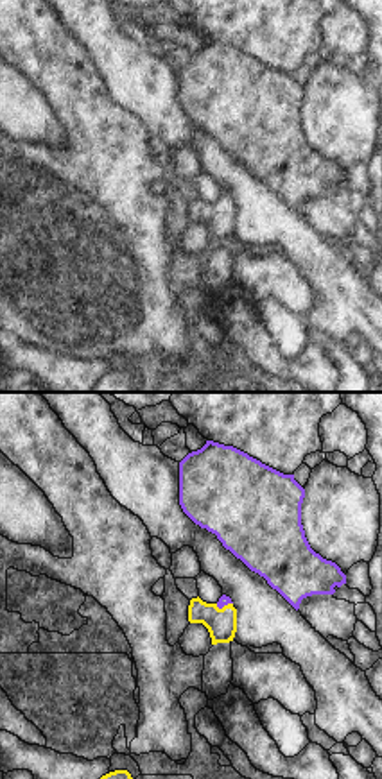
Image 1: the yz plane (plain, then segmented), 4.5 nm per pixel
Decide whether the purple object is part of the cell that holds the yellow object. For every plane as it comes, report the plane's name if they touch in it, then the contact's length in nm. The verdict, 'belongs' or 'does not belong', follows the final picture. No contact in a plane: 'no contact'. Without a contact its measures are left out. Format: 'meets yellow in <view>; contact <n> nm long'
meets yellow in yz; contact 80 nm long

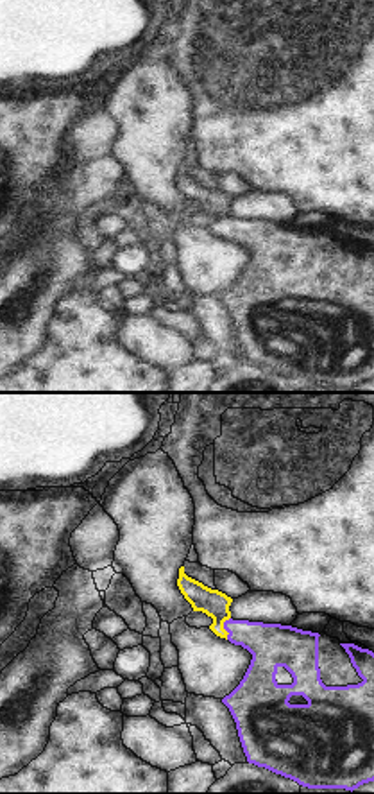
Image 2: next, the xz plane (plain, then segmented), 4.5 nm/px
meets yellow in xz; contact 110 nm long

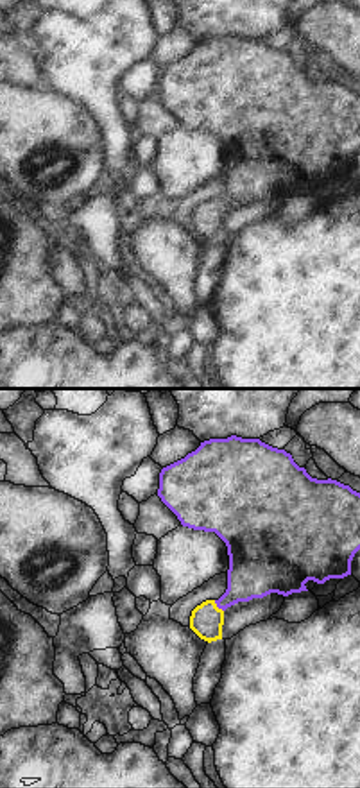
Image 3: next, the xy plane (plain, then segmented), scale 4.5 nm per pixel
meets yellow in xy; contact 70 nm long

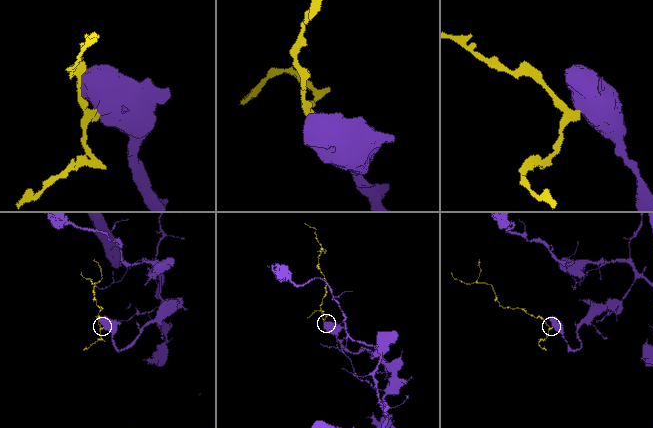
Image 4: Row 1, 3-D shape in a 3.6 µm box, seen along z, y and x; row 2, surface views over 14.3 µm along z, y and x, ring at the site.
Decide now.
belongs

